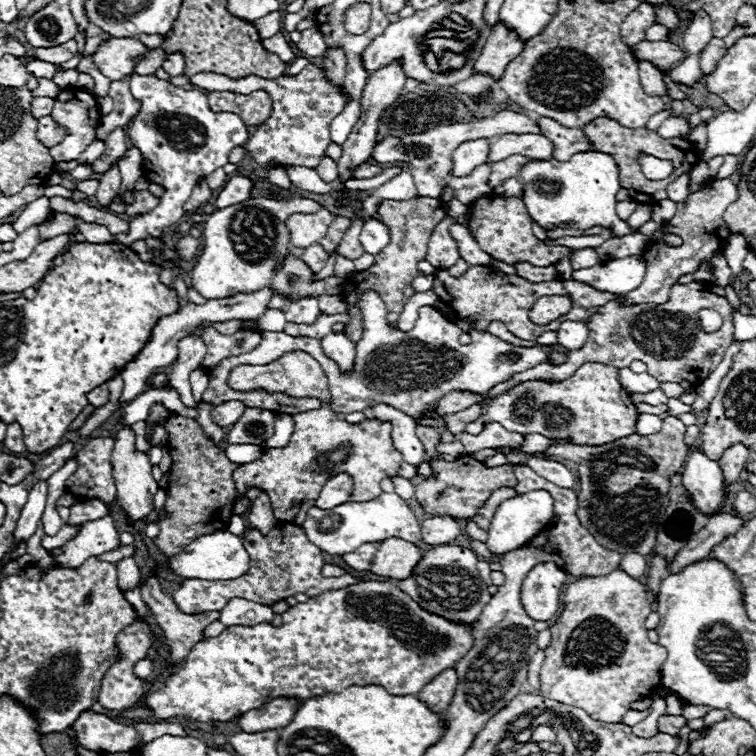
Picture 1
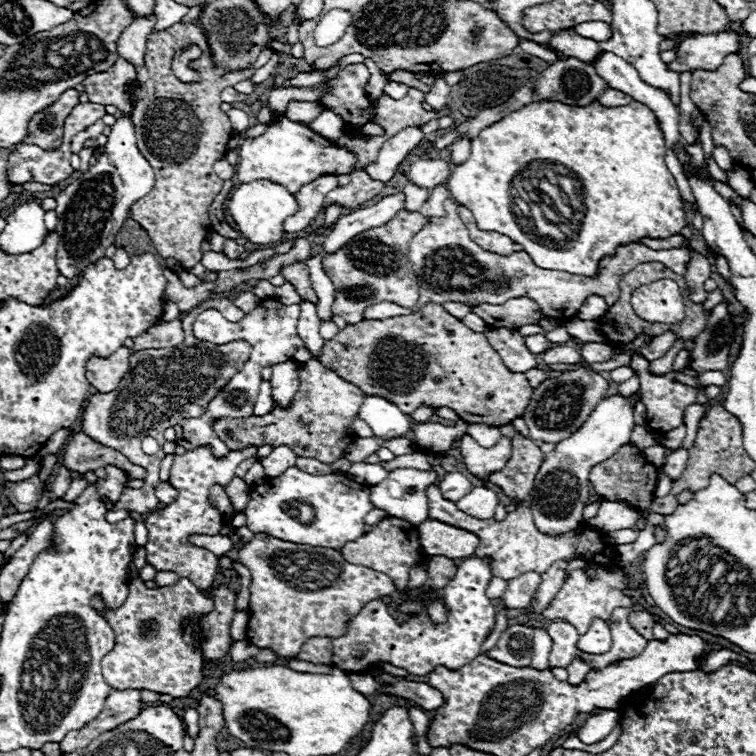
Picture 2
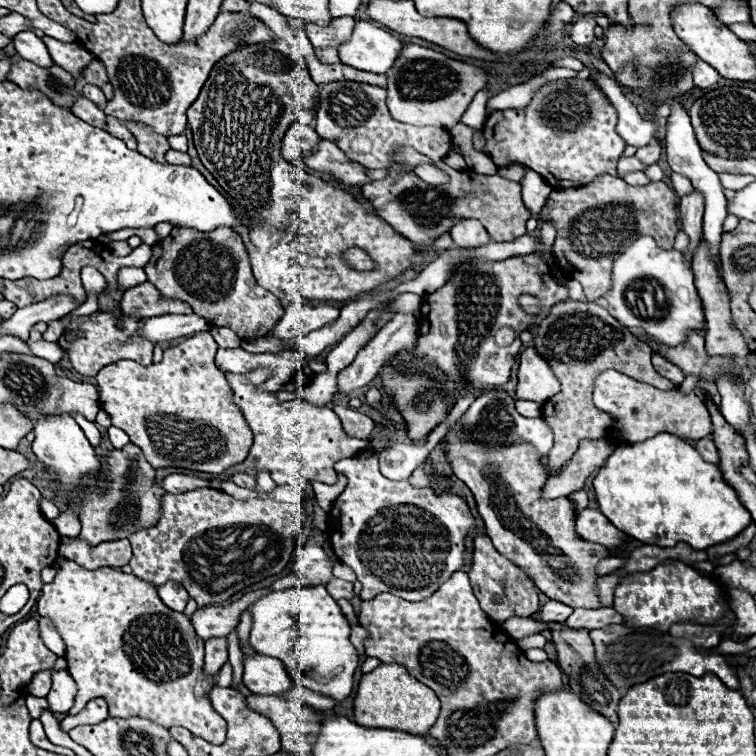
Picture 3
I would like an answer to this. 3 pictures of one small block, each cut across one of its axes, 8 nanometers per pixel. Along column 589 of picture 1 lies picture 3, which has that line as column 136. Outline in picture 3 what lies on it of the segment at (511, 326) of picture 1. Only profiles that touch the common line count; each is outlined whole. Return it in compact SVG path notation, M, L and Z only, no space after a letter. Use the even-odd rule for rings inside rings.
M144 282L124 292L120 300L120 314L152 318L164 314L192 314L192 308L180 300L160 300L158 290L150 282Z

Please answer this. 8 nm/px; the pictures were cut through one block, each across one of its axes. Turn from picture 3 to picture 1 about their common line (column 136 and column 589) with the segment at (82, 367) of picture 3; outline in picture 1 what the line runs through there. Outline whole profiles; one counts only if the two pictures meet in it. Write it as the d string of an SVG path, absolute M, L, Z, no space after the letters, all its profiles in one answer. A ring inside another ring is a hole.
M692 282L692 284L674 284L670 290L670 298L664 304L640 304L640 306L618 306L618 302L608 302L602 306L594 316L588 318L590 336L586 344L576 350L568 352L568 362L562 366L550 366L548 362L530 368L528 372L520 372L512 376L512 380L498 384L492 388L490 396L502 394L508 388L526 382L526 380L566 380L586 362L600 362L614 368L626 368L632 360L642 360L648 366L648 374L652 374L660 382L680 382L690 380L696 382L700 378L706 380L710 372L720 364L726 348L732 344L732 328L722 328L720 334L706 334L700 328L698 312L702 308L712 308L722 312L724 320L730 320L732 308L724 296L720 286L708 282ZM708 354L714 354L708 358Z

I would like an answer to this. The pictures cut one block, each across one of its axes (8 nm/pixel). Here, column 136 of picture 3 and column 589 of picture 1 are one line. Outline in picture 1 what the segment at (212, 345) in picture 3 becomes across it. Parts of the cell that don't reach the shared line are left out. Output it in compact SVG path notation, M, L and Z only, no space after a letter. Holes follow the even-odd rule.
M584 364L562 382L528 380L490 398L486 412L480 420L468 424L466 432L476 434L484 422L498 422L520 434L536 432L546 438L570 438L572 444L580 446L602 446L636 434L636 418L636 406L622 388L618 370L604 364Z

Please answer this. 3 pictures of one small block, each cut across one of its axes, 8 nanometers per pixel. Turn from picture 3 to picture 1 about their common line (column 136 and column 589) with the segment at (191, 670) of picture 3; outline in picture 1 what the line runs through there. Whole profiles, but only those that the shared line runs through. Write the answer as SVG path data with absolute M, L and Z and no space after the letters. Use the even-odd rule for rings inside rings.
M614 570L608 576L584 578L570 584L562 596L562 612L558 622L550 628L552 642L544 650L546 660L540 668L540 692L566 706L576 706L588 712L600 722L620 722L630 710L632 702L648 698L654 688L662 682L662 664L666 660L666 650L646 636L646 618L652 612L652 602L648 598L646 586L636 578L628 576L624 570Z

